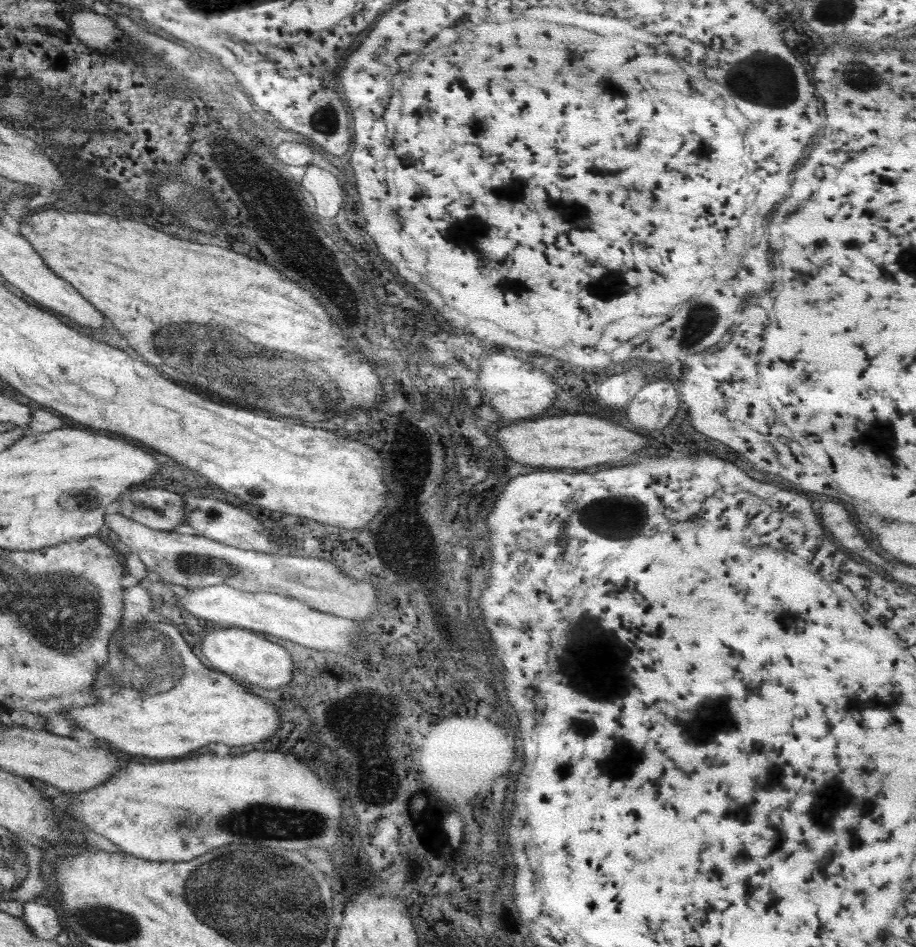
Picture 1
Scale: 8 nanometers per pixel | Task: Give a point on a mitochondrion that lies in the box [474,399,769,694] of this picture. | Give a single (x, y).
(615, 521)

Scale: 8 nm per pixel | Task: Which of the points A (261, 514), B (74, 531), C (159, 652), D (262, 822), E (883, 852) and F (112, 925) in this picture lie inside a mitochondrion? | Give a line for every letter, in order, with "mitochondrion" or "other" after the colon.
A: other
B: other
C: mitochondrion
D: mitochondrion
E: other
F: mitochondrion

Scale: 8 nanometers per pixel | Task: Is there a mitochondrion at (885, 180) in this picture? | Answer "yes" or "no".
no

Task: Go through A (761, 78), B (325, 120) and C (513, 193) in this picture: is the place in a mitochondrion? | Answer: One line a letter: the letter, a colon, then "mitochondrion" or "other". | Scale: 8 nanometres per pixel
A: mitochondrion
B: mitochondrion
C: other

